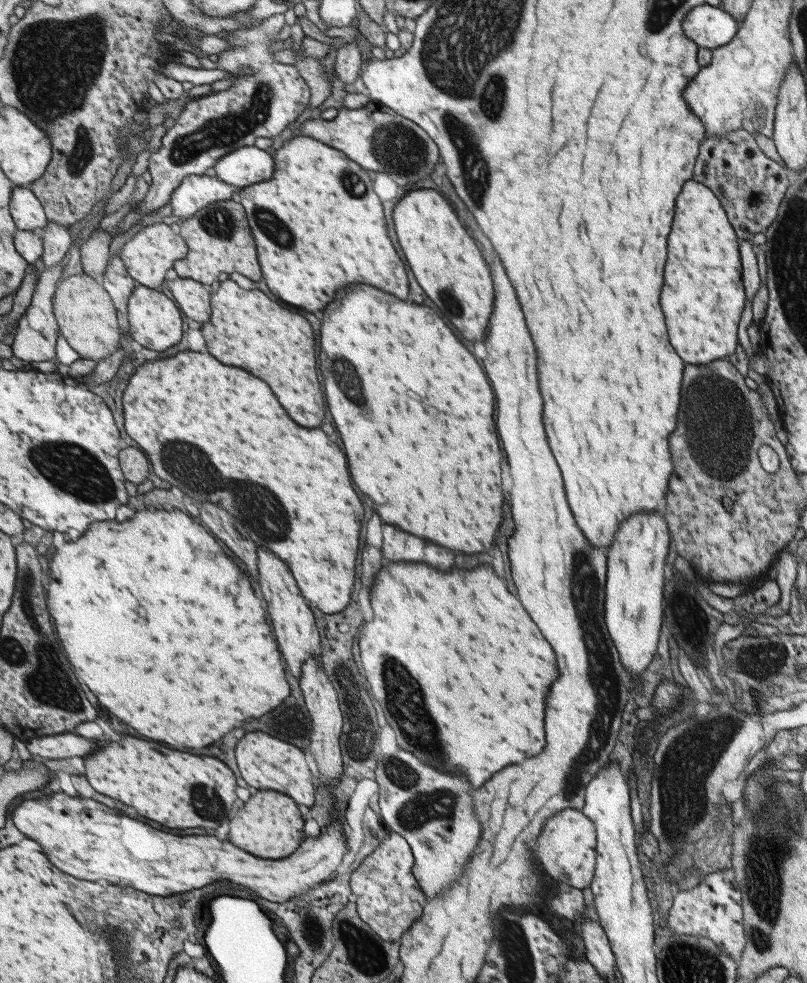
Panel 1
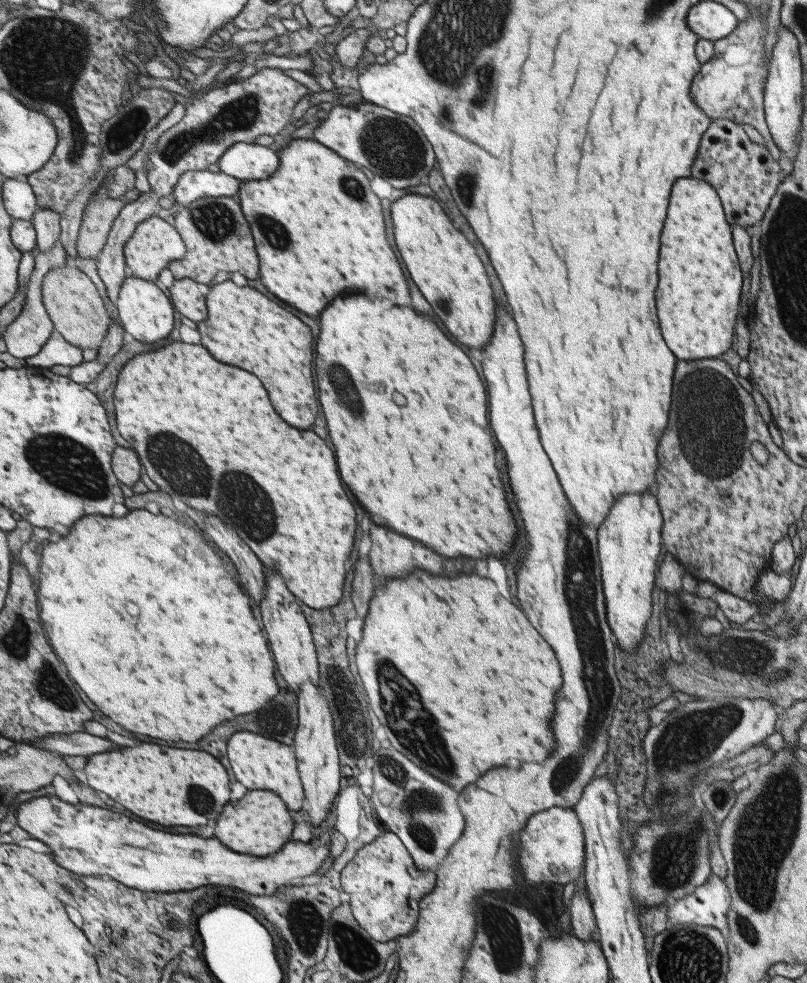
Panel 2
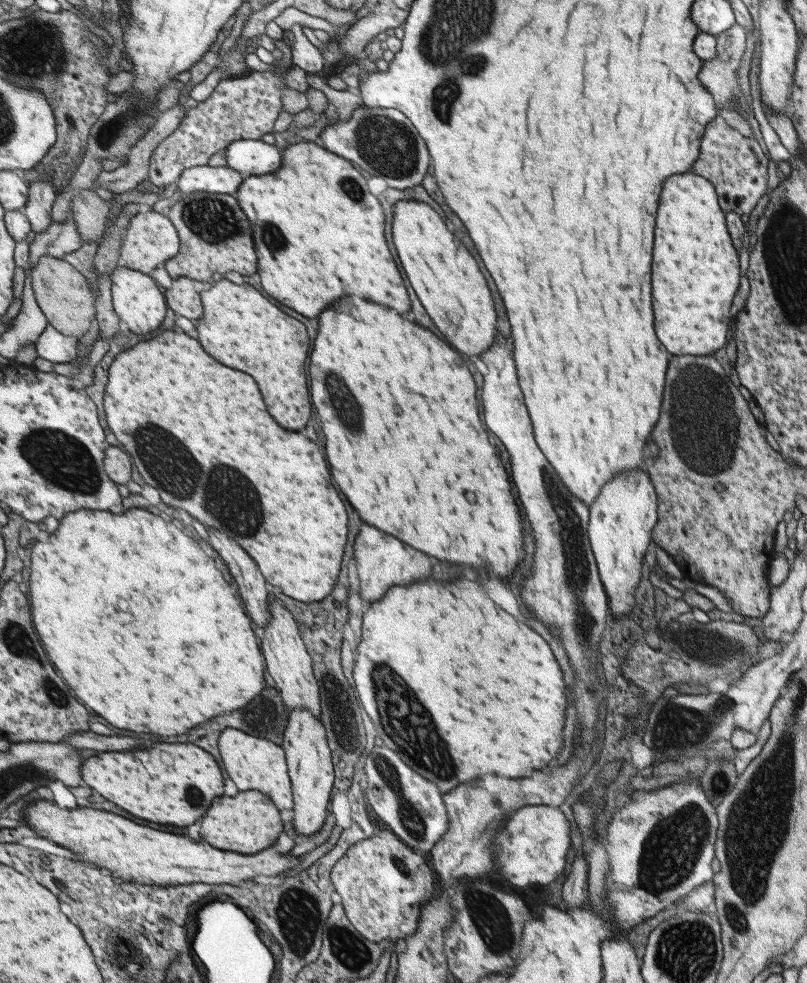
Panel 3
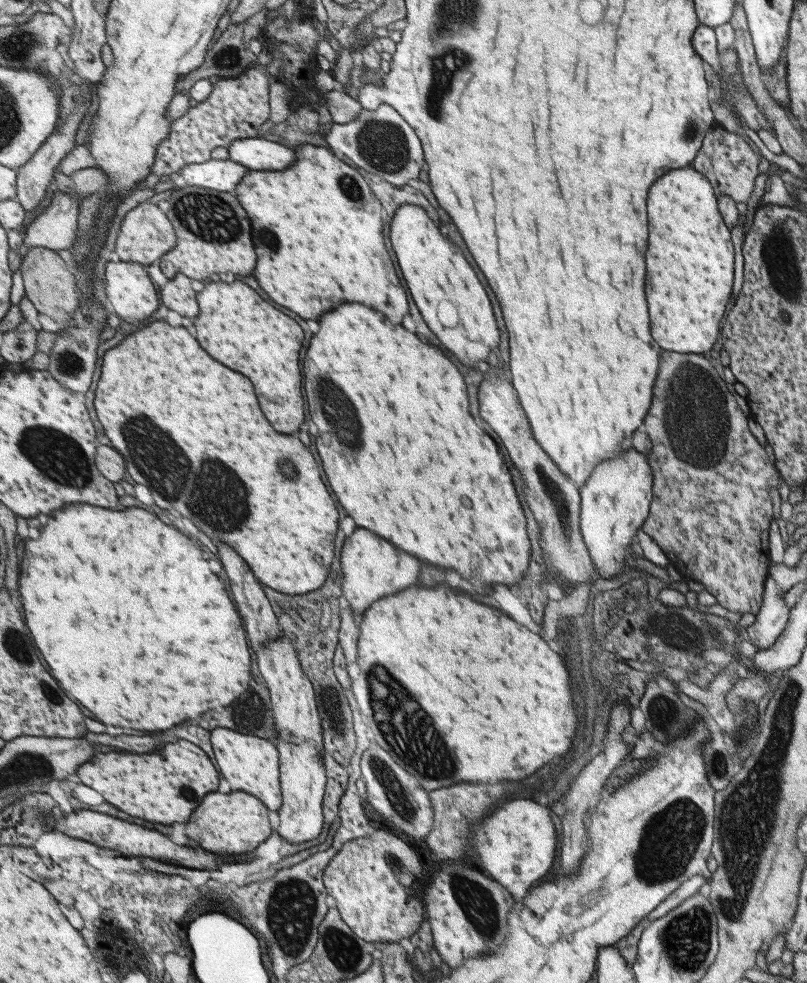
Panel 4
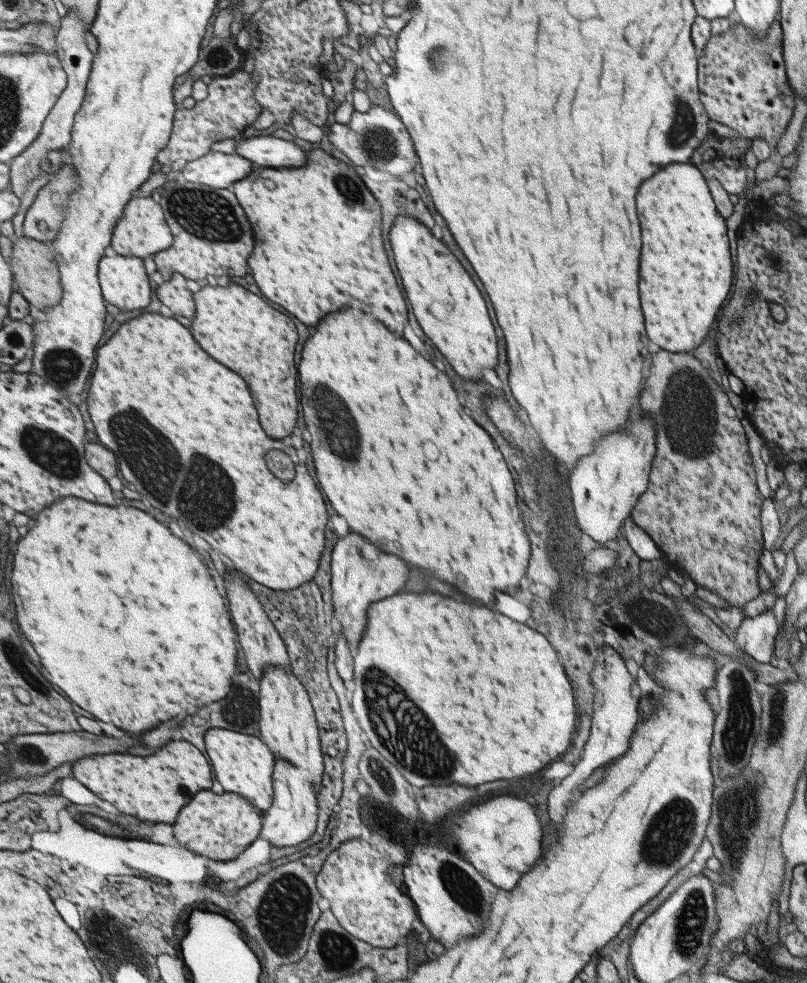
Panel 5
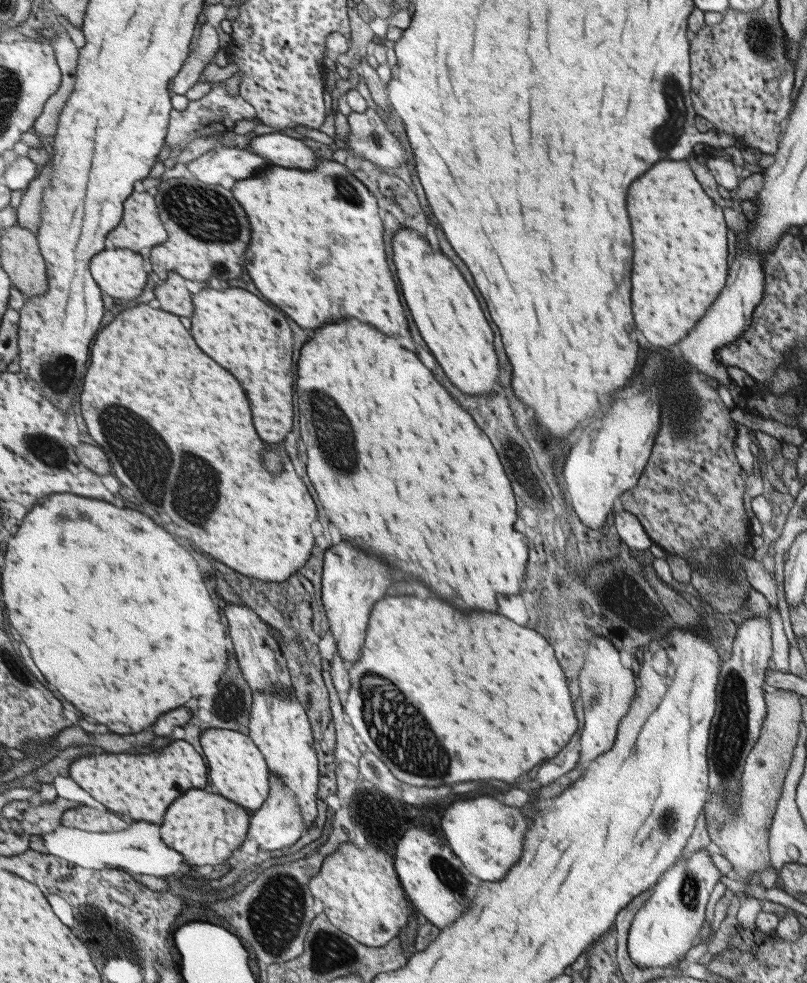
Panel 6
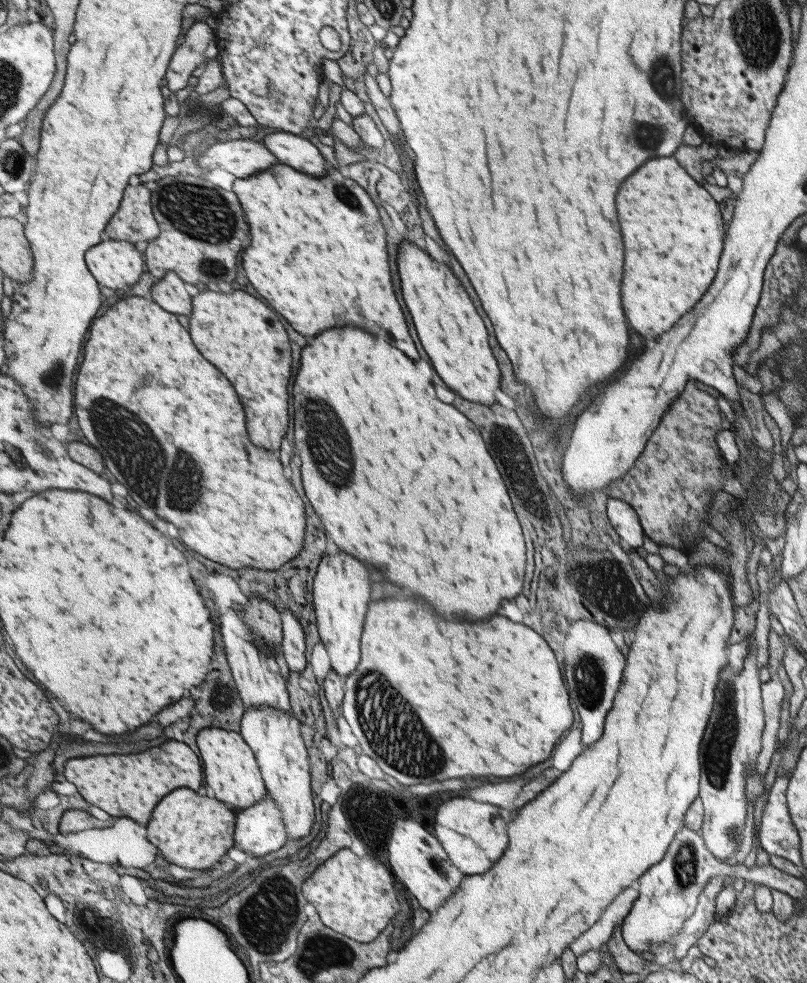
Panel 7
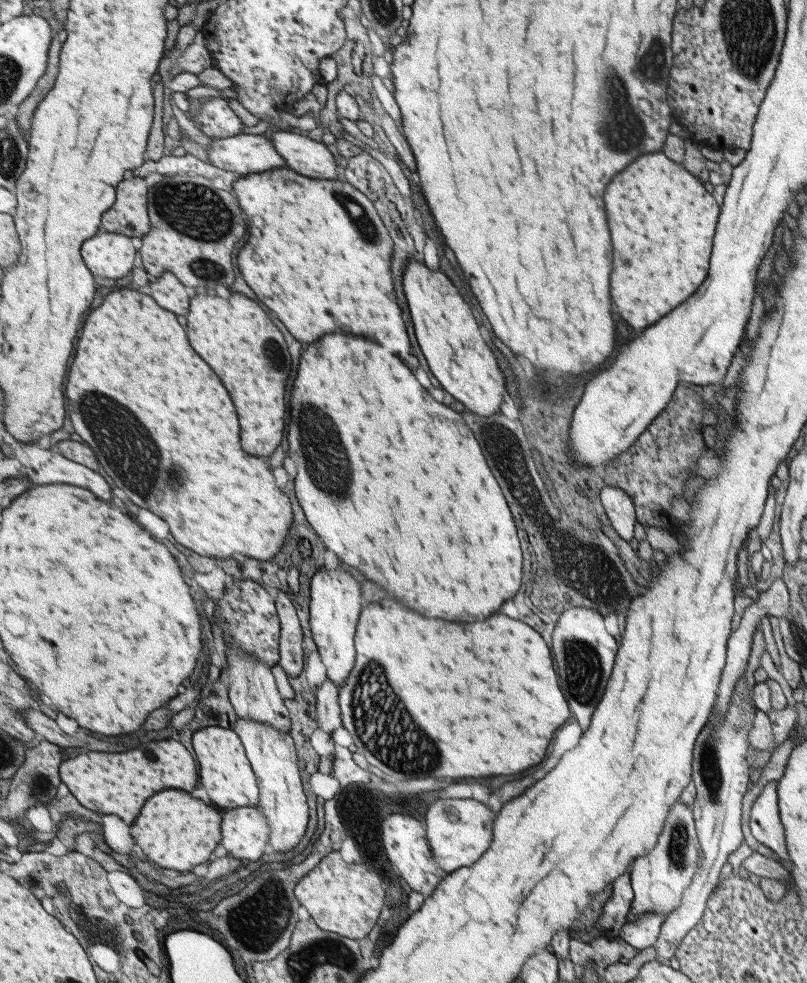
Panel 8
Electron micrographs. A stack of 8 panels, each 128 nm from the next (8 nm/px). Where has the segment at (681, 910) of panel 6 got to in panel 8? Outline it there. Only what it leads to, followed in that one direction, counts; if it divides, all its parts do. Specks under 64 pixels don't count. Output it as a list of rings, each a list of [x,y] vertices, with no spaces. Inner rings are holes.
[[[676,802],[663,823],[663,834],[649,854],[638,856],[630,871],[633,891],[632,903],[625,918],[626,922],[638,920],[644,912],[656,912],[665,919],[682,903],[682,892],[690,886],[694,872],[698,870],[700,844],[694,830],[692,810],[682,802]]]

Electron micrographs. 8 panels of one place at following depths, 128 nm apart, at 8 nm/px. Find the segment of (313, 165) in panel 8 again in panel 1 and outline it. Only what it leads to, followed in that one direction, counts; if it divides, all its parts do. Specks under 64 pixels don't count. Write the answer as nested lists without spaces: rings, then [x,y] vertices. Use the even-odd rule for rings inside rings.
[[[253,146],[235,149],[235,152],[223,156],[214,166],[216,176],[223,182],[232,184],[240,190],[247,184],[257,184],[271,180],[275,172],[275,162],[266,150]]]

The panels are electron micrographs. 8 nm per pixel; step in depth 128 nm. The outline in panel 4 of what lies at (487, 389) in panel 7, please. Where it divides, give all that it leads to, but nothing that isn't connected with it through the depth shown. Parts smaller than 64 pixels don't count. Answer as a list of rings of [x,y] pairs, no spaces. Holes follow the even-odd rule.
[[[409,204],[397,208],[393,214],[389,238],[399,268],[403,268],[403,280],[407,280],[407,288],[411,288],[411,296],[415,296],[415,304],[425,324],[439,338],[441,346],[465,366],[487,360],[489,352],[499,342],[491,304],[473,268],[463,254],[457,252],[457,246],[439,234],[425,210]]]

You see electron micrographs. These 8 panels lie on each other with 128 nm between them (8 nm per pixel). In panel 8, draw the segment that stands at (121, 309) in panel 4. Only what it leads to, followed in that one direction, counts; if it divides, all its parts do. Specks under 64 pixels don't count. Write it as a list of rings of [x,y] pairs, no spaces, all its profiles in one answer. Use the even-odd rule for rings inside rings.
[[[99,231],[93,238],[83,243],[83,258],[97,278],[111,278],[119,283],[119,278],[129,276],[131,270],[135,268],[135,256],[137,256],[137,250],[131,238],[117,232]]]

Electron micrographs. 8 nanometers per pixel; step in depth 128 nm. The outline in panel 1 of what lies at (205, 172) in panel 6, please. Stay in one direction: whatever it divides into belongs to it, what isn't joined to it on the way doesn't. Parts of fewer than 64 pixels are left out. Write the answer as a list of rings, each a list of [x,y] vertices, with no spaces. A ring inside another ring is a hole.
[[[191,175],[183,180],[182,186],[176,189],[170,205],[173,214],[182,221],[191,218],[206,206],[231,200],[233,194],[239,191],[239,188],[223,182],[216,175],[214,177]]]

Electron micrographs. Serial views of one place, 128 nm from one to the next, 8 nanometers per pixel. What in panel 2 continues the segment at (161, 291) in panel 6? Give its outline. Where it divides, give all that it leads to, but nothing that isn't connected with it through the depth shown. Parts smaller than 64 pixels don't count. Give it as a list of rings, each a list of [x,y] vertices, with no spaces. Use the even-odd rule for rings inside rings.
[[[191,278],[174,279],[173,286],[169,288],[171,300],[175,303],[175,308],[179,309],[179,312],[194,321],[196,324],[201,320],[207,320],[209,318],[209,310],[207,310],[207,297],[205,292],[201,290],[201,283]]]

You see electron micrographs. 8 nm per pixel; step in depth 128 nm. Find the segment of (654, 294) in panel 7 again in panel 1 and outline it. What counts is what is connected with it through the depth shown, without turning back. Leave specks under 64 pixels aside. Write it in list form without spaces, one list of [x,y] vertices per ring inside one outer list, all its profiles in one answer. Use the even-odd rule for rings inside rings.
[[[691,178],[683,184],[680,194],[675,232],[671,232],[671,260],[667,260],[663,308],[667,308],[675,352],[687,364],[707,364],[735,352],[737,322],[745,304],[741,264],[733,228],[713,190]]]

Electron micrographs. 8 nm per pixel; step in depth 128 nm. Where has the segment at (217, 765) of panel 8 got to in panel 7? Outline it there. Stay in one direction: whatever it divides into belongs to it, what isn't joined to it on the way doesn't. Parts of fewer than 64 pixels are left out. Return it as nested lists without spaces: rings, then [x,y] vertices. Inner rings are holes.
[[[215,727],[203,729],[198,734],[198,745],[198,751],[203,757],[207,786],[211,786],[215,798],[238,811],[251,808],[269,796],[258,758],[241,733]]]

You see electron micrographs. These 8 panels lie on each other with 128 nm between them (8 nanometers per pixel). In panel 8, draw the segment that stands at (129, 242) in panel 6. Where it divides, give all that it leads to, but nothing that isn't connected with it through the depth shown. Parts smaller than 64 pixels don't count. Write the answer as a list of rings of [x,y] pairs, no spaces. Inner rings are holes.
[[[141,176],[122,180],[117,190],[117,203],[103,215],[104,229],[125,236],[145,236],[152,229],[147,210],[149,191],[150,187]]]

